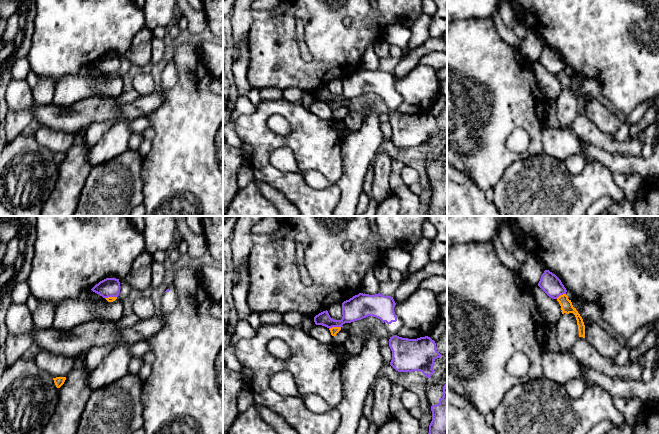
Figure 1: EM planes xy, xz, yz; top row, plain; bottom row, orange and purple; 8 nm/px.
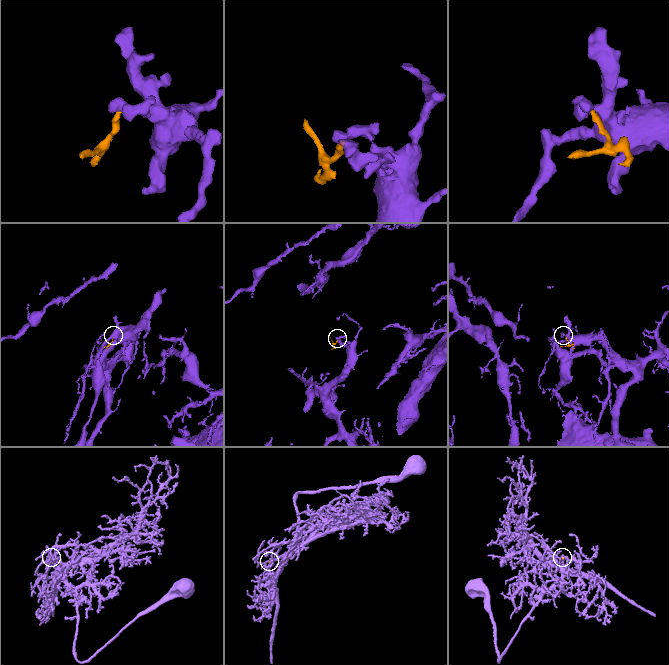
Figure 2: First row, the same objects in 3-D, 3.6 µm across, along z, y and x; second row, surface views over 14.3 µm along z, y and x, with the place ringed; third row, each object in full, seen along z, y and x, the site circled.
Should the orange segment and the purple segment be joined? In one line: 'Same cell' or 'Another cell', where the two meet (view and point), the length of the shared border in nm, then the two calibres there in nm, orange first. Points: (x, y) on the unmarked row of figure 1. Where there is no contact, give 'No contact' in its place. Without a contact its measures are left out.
Another cell. Touches orange at xz (334, 103). Shared border 100 nm. Thickness 60 nm (orange) against 190 nm

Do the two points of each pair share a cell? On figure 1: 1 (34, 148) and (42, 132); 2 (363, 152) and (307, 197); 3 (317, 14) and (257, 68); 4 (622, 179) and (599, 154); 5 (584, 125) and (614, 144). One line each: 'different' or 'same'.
1: different
2: different
3: same
4: different
5: same

